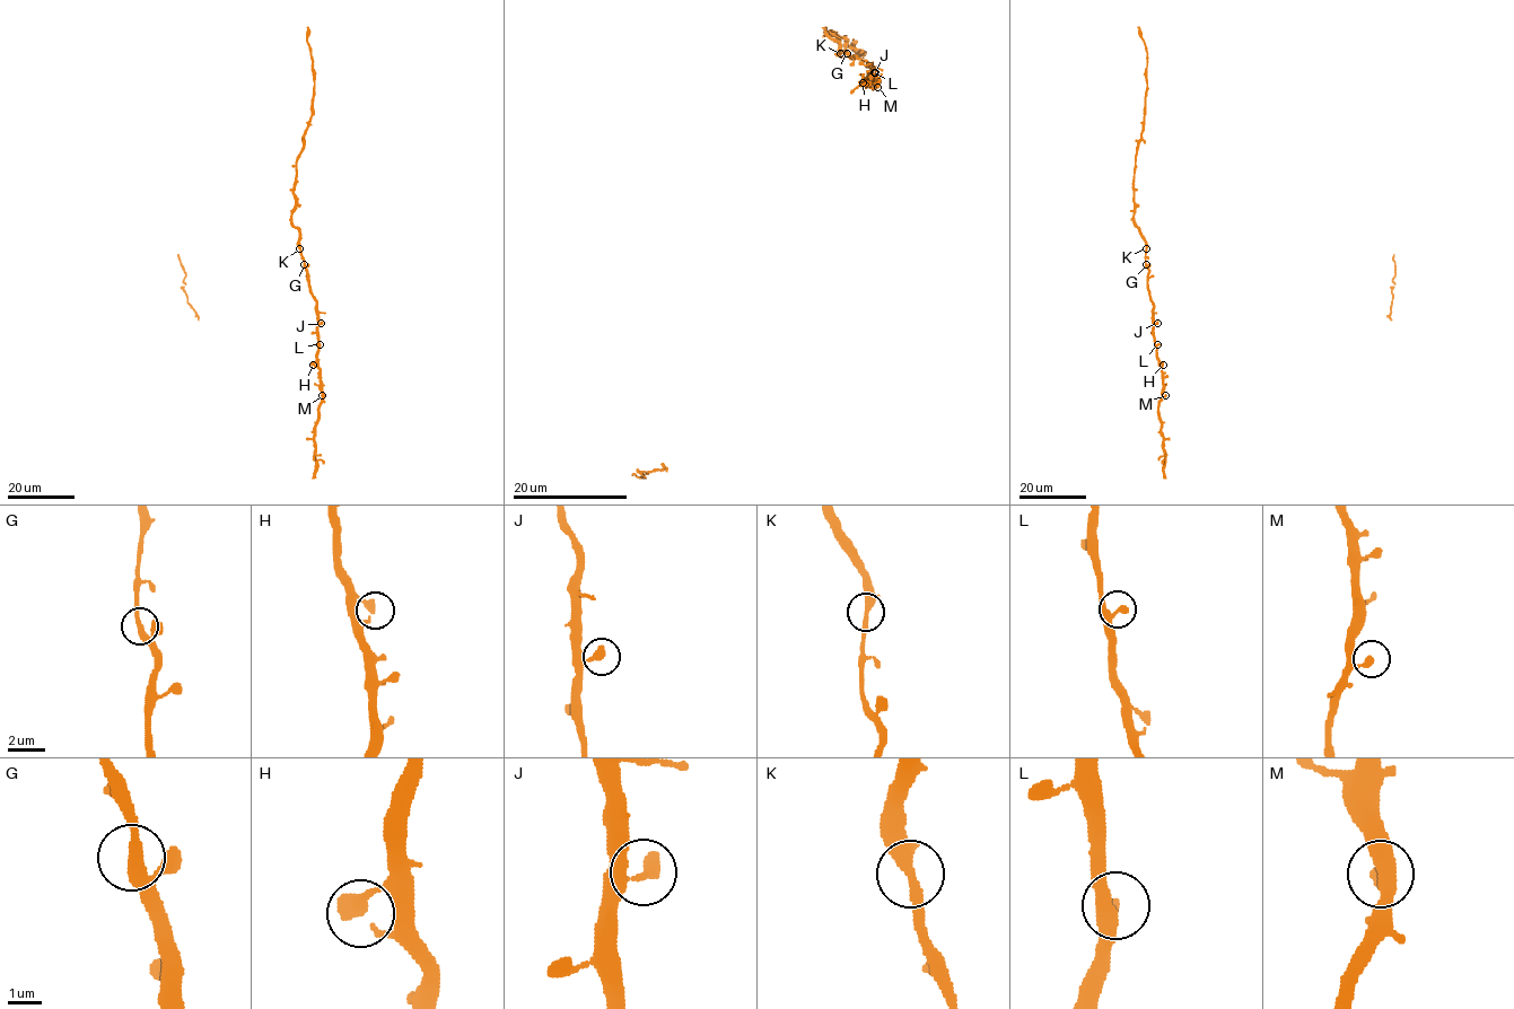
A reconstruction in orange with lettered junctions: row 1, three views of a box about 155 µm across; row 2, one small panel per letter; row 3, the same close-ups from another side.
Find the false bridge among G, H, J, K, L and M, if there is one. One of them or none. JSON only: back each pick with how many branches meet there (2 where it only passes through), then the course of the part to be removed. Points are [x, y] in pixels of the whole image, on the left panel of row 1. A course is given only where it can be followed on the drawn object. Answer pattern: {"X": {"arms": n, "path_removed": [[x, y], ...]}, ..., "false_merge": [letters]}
{"false_merge": []}

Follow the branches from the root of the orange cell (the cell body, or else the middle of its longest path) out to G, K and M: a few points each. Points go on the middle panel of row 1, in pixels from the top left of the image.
G: (871, 70), (864, 60), (847, 53)
K: (871, 70), (857, 55), (839, 53)
M: (871, 70), (869, 73), (877, 81), (877, 87)

